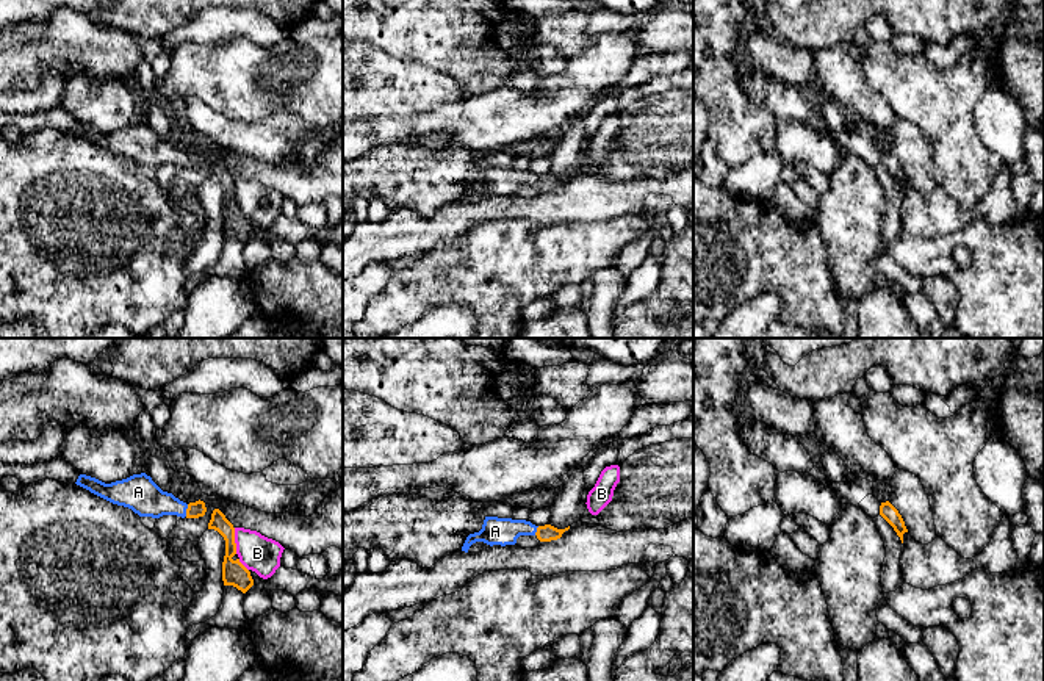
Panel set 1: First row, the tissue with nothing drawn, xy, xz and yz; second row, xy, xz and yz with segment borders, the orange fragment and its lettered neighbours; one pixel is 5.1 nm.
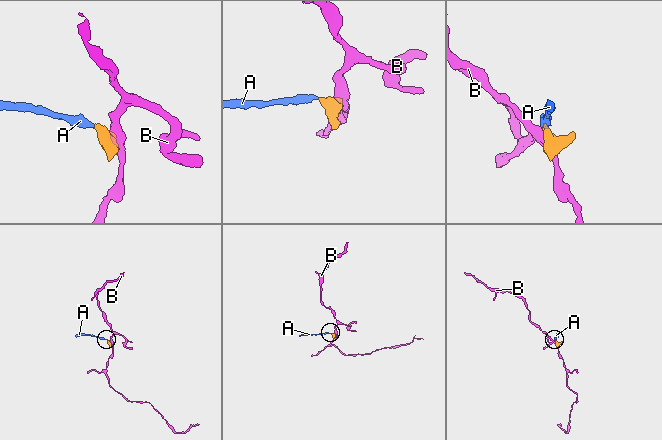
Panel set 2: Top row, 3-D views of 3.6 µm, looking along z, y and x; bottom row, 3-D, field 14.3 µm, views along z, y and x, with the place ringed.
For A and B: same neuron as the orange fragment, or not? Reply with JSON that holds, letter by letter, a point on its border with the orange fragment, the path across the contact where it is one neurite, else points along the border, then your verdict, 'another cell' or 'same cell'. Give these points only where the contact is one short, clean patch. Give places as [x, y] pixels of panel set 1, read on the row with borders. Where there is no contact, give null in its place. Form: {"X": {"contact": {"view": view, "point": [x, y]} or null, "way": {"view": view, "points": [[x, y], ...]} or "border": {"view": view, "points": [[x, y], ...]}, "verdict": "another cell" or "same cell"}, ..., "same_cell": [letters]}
{"A": {"contact": {"view": "xy", "point": [187, 511]}, "way": {"view": "xy", "points": [[196, 509], [187, 511], [154, 503], [141, 495]]}, "verdict": "same cell"}, "B": {"contact": {"view": "xy", "point": [234, 540]}, "border": {"view": "xy", "points": [[234, 528], [237, 553]]}, "verdict": "another cell"}, "same_cell": ["A"]}

